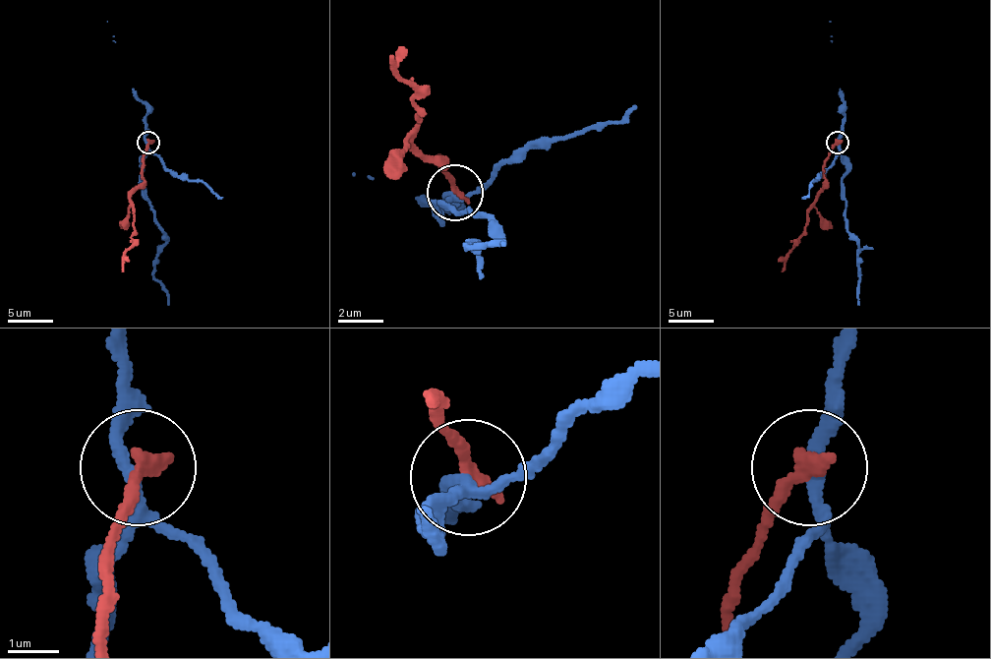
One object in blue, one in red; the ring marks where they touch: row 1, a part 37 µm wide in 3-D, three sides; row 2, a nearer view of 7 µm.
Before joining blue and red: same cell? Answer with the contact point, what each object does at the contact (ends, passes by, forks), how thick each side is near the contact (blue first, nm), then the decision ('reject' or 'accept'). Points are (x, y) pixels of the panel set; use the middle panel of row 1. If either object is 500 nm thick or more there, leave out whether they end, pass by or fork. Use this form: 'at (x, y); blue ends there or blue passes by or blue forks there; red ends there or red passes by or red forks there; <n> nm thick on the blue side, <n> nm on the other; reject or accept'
at (454, 192); blue forks there; red ends there; 220 nm thick on the blue side, 360 nm on the other; reject

